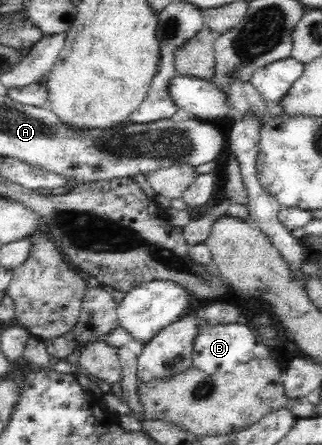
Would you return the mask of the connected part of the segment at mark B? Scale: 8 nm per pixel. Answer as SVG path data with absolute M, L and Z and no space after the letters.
M235 323L207 324L197 331L196 341L193 343L192 365L212 376L214 372L232 372L239 364L249 363L255 358L253 349L256 346L256 336L248 325Z

